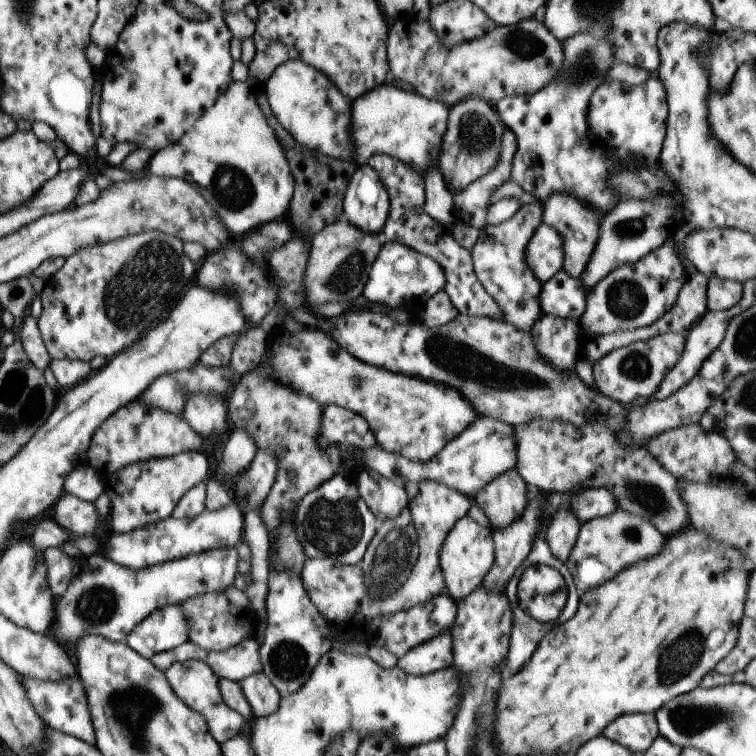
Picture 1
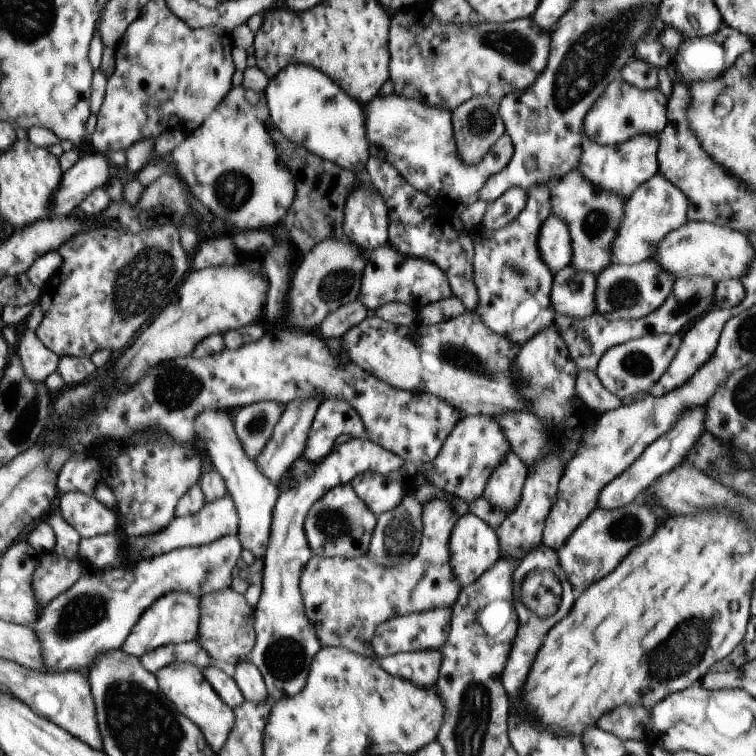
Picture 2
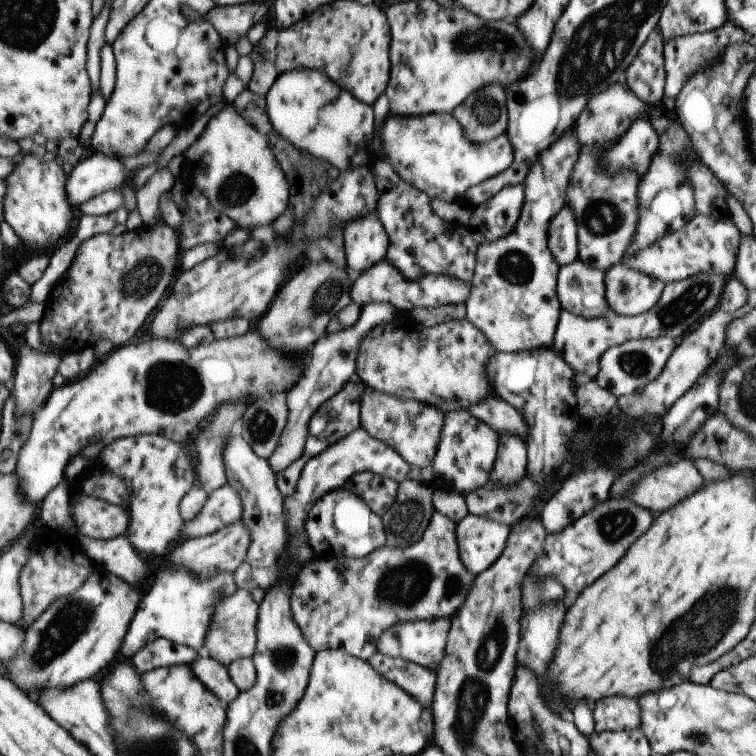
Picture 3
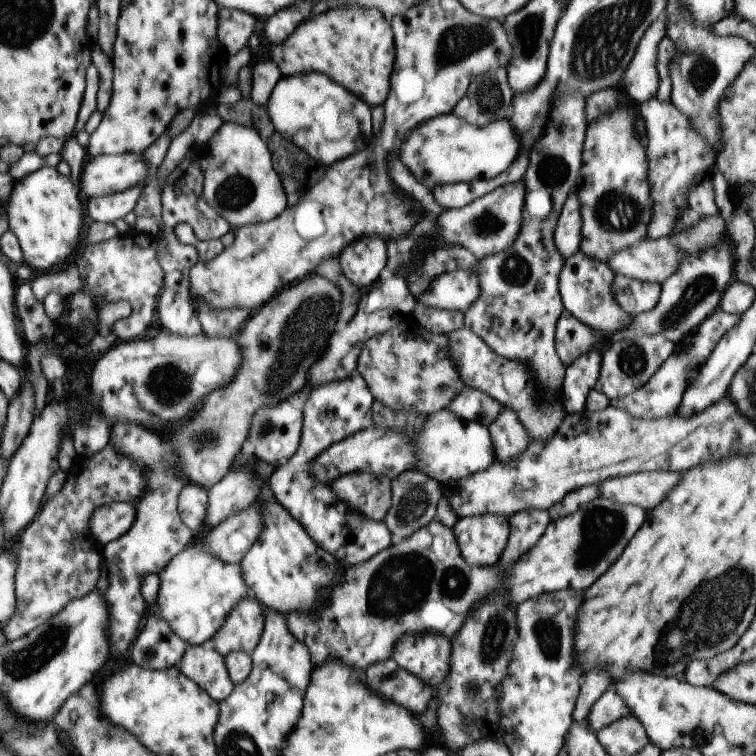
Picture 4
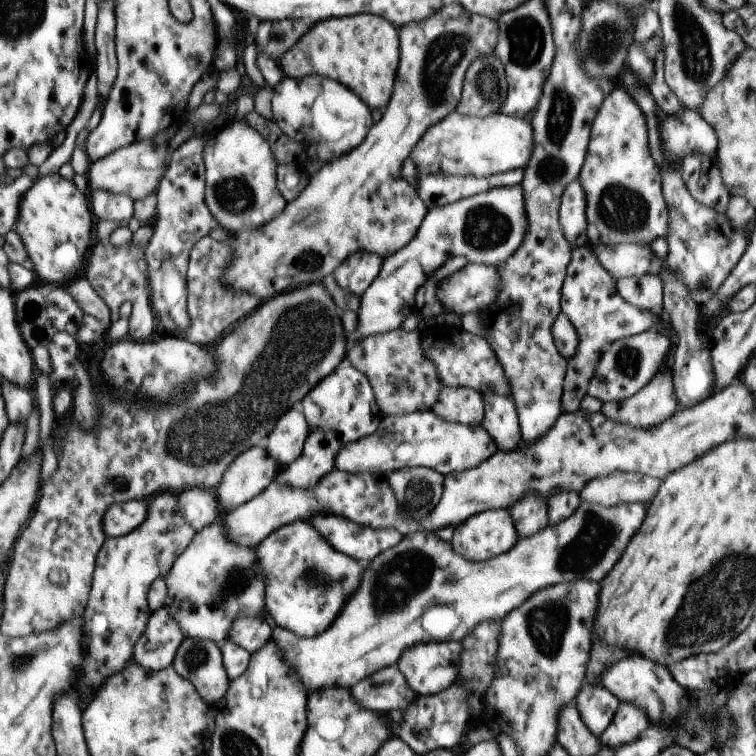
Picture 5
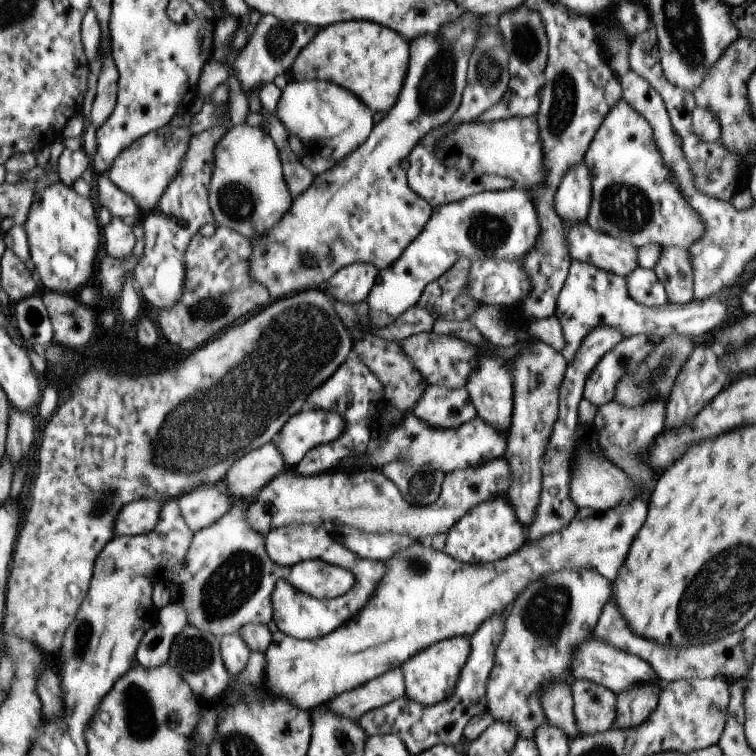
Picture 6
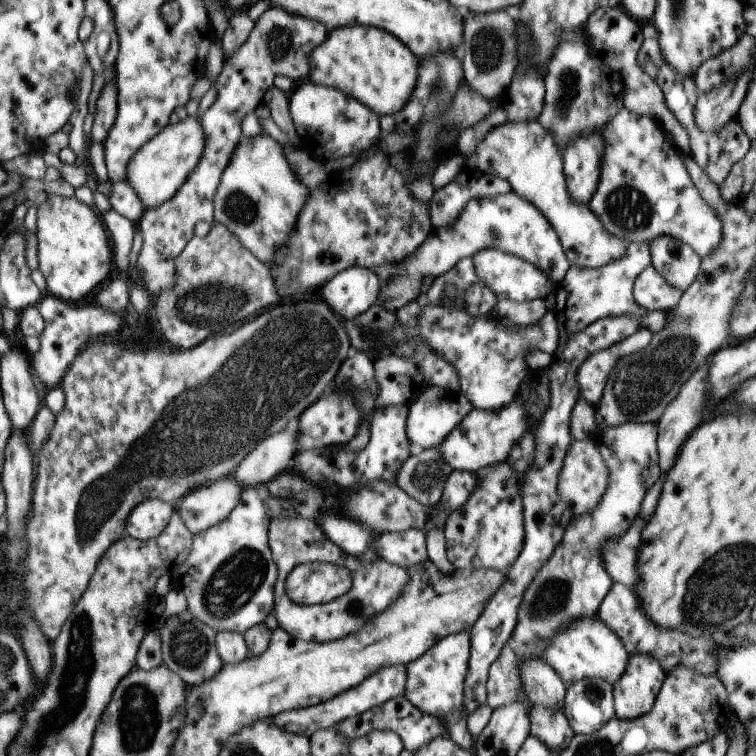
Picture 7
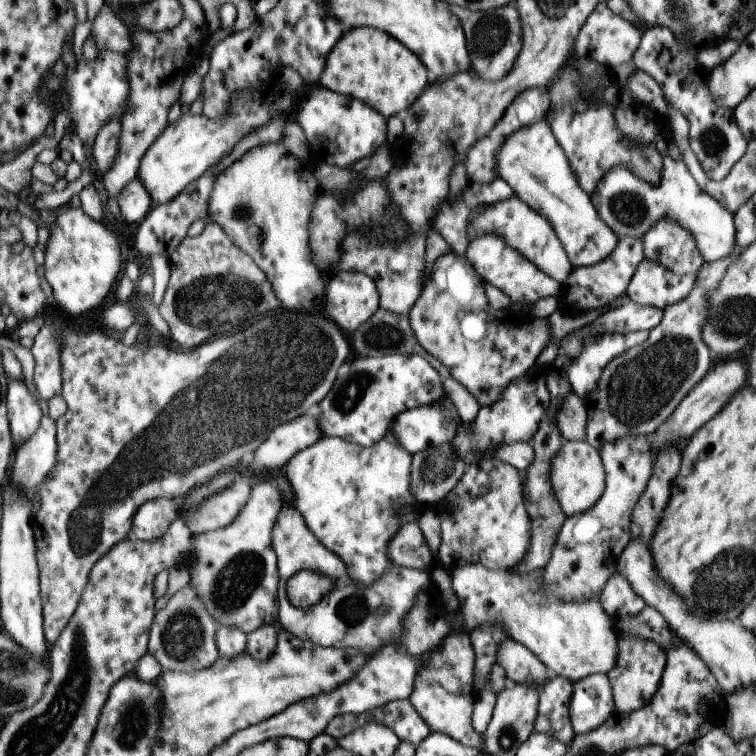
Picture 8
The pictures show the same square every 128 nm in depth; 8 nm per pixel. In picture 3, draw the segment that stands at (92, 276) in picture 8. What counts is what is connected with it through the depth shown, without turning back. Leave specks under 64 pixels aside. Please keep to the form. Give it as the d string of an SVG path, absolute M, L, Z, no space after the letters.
M25 153L21 162L4 178L4 183L2 220L17 235L26 255L43 252L46 246L61 239L71 222L71 204L66 197L66 176L52 157L42 159Z

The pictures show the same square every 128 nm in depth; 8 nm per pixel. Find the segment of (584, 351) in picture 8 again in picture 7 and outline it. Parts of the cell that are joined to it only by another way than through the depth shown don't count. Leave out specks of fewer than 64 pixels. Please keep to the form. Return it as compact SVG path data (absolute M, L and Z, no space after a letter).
M639 327L622 341L589 355L576 374L579 397L595 406L601 400L605 381L616 361L647 347L651 335L647 329Z

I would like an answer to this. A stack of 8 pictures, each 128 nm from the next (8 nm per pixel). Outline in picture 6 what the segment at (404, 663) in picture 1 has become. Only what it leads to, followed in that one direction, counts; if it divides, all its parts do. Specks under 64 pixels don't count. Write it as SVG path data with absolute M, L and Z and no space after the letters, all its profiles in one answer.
M395 667L349 692L342 692L341 696L333 697L324 707L336 715L357 721L366 712L403 696L403 675L400 667Z

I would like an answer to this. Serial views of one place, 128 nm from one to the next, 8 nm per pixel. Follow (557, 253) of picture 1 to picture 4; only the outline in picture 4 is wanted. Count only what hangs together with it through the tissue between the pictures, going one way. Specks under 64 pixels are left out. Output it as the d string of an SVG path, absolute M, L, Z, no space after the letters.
M569 194L560 210L557 224L553 231L553 242L563 260L579 251L581 242L581 217L578 198Z

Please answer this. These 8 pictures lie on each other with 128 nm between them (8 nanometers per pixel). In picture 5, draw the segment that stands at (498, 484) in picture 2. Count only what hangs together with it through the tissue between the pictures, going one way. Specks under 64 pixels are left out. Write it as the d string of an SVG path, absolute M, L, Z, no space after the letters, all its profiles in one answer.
M492 389L481 394L484 415L480 425L490 434L496 450L517 450L517 446L520 446L520 430L512 396L498 395Z

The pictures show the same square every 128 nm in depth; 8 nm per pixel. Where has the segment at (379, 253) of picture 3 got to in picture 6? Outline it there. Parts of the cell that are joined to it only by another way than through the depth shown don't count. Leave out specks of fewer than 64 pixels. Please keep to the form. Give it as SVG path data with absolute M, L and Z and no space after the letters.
M349 263L331 276L324 290L332 300L355 304L366 299L378 274L372 264Z

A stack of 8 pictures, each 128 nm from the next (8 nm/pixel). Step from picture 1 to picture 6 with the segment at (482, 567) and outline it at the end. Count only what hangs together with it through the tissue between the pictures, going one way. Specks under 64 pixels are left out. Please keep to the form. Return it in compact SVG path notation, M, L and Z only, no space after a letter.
M496 495L484 503L469 509L446 532L443 551L456 561L472 564L485 564L509 557L526 540L525 528L518 521L514 510L505 495Z

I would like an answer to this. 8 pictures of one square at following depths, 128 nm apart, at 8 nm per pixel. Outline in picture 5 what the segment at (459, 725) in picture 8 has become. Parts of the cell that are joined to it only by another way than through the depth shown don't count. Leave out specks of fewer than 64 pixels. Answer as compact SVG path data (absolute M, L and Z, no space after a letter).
M459 641L426 642L410 646L411 650L403 650L396 665L405 677L409 688L417 696L429 696L445 690L450 684L456 682L458 675L458 660L462 652Z

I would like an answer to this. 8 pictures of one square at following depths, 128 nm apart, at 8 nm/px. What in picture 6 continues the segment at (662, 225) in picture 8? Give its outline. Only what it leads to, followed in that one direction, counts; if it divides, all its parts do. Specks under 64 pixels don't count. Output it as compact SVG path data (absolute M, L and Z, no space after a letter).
M663 247L652 269L664 286L667 303L682 305L693 300L692 270L687 250Z

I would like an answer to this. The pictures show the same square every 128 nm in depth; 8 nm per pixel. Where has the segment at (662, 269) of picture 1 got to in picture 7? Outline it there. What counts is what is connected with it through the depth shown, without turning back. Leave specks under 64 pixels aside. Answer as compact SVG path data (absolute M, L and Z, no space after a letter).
M651 264L641 270L632 284L632 297L645 313L670 311L681 293L679 289L669 286Z

